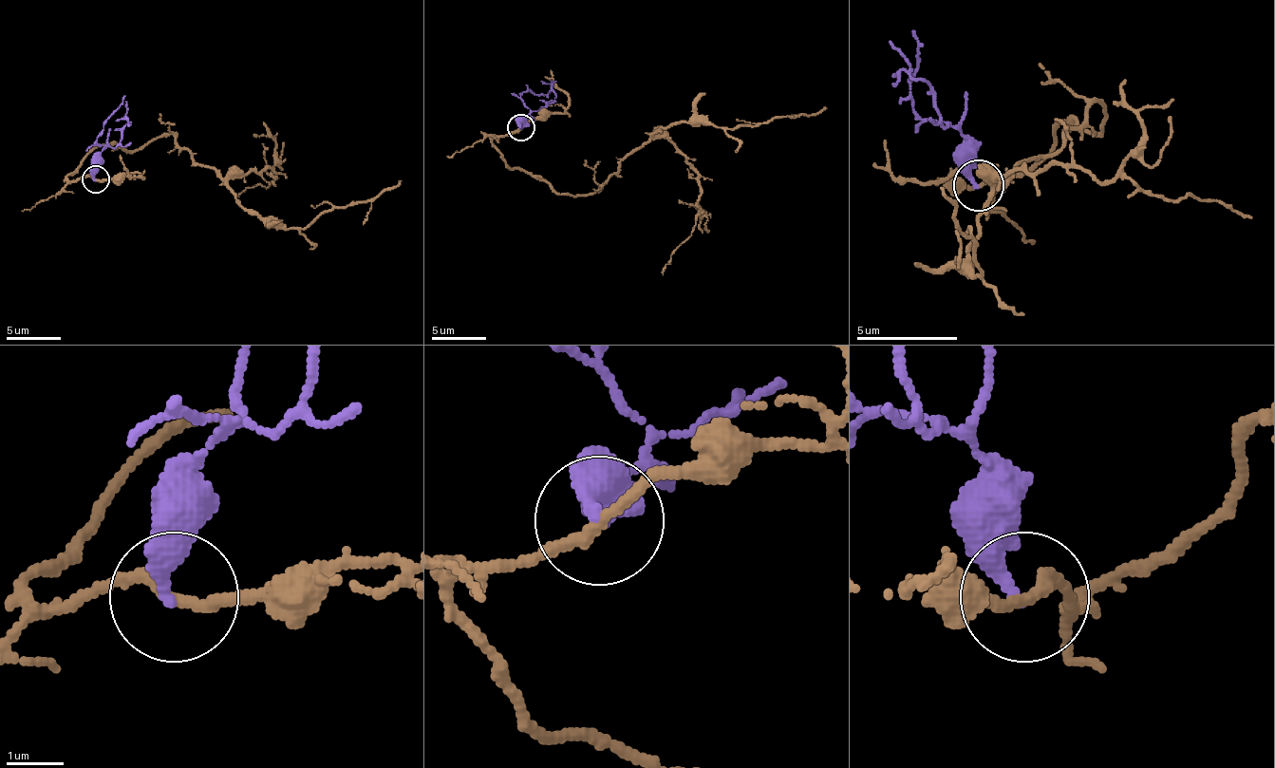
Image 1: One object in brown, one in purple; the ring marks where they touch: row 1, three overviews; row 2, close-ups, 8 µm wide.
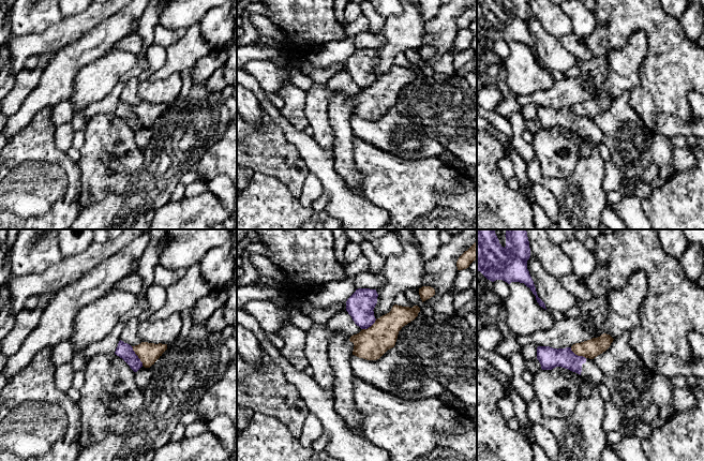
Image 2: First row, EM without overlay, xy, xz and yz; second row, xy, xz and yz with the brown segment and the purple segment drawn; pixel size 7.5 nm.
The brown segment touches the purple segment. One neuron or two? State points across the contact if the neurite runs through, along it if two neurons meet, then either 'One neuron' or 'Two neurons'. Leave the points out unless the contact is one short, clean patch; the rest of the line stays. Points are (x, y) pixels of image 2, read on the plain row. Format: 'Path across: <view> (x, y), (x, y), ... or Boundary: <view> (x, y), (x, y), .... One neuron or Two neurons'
Boundary: xy (131, 106), (143, 124). Two neurons

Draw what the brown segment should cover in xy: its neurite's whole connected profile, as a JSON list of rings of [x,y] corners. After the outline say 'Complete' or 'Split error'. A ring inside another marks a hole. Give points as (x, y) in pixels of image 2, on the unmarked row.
[[[141,102],[132,106],[145,128],[150,128],[167,109],[167,104]]]. Complete

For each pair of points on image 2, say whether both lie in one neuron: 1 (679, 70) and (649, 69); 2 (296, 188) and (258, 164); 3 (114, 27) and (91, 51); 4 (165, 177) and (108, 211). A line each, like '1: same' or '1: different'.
1: same
2: same
3: same
4: same

